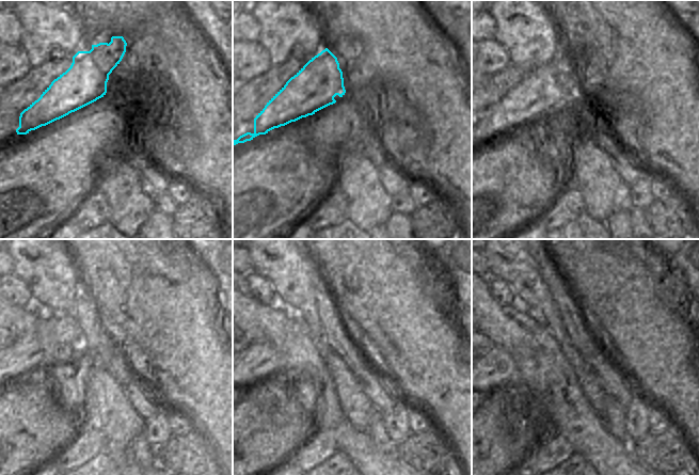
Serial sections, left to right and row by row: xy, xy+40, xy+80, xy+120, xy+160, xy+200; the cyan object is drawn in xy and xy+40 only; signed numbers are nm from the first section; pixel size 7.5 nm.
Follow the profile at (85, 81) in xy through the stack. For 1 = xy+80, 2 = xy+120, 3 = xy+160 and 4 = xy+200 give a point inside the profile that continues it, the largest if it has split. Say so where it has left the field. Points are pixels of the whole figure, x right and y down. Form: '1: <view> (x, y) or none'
1: xy+80 (539, 92)
2: xy+120 (27, 357)
3: xy+160 (259, 364)
4: xy+200 (495, 370)

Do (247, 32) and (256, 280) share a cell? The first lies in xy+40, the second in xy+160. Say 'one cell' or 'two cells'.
two cells

